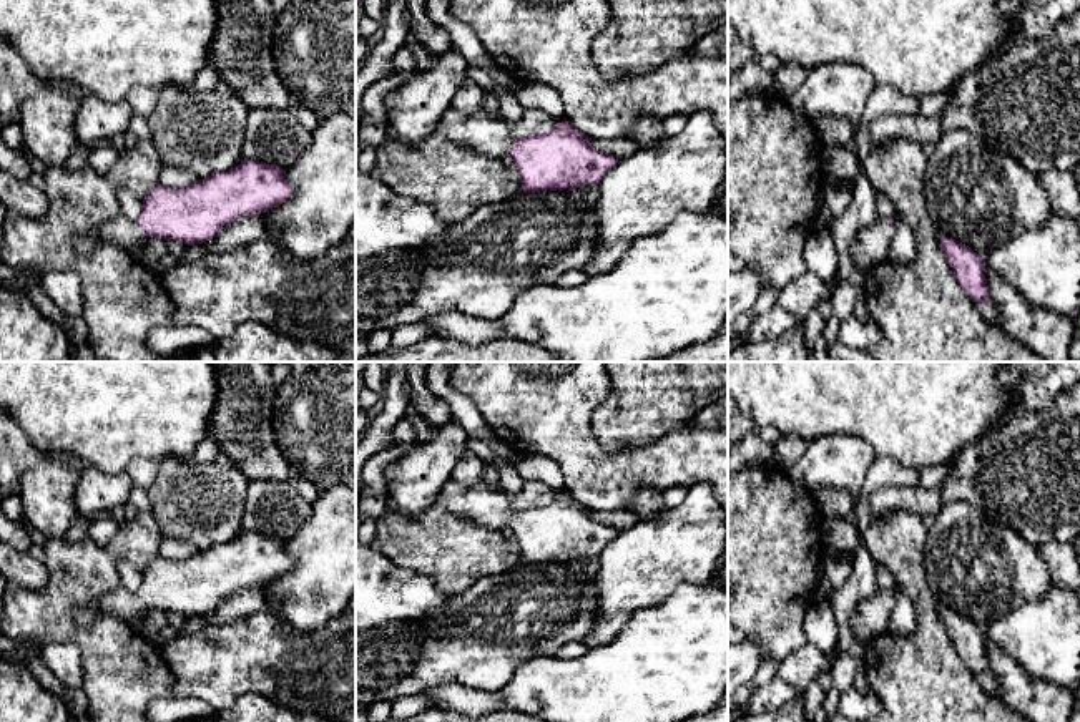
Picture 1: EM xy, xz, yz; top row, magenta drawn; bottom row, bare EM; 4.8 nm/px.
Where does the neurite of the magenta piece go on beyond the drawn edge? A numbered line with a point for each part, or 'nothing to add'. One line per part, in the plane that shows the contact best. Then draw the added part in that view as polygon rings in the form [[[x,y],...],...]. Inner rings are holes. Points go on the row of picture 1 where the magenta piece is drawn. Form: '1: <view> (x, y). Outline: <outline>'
1: xz (484, 131). Outline: [[[454,106],[447,108],[434,133],[498,159],[510,156],[517,139],[500,111],[490,113],[484,106],[474,113],[464,113]]]

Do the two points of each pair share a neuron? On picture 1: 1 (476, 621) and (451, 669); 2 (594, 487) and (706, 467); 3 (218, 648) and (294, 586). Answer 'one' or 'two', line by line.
1: one
2: one
3: two

